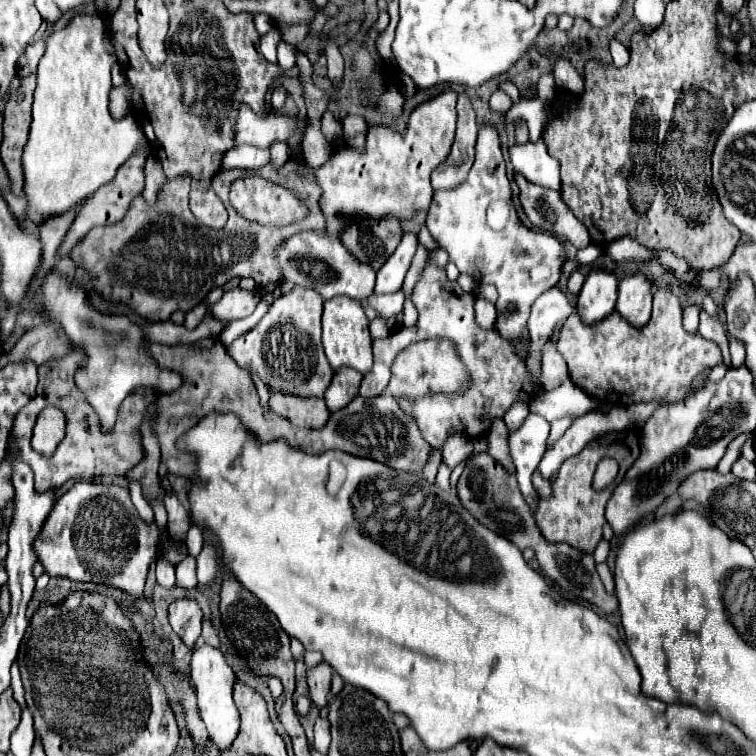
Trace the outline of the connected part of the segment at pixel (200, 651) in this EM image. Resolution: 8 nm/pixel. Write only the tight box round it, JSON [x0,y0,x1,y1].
[191,644,239,750]

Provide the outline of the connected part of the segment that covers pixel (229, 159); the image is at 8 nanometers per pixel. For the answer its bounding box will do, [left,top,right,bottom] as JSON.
[221,146,269,170]

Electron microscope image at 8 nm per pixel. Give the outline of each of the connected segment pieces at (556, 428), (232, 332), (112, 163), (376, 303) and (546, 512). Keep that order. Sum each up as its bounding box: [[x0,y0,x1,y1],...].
[[547,418,571,448],[221,300,267,346],[23,12,149,224],[365,290,405,318],[535,430,639,554]]

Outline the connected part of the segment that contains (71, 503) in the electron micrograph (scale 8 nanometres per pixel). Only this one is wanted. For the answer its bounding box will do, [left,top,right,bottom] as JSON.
[33,482,157,596]

